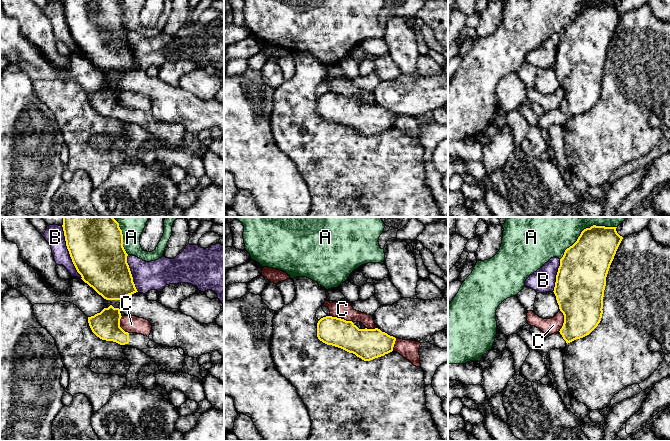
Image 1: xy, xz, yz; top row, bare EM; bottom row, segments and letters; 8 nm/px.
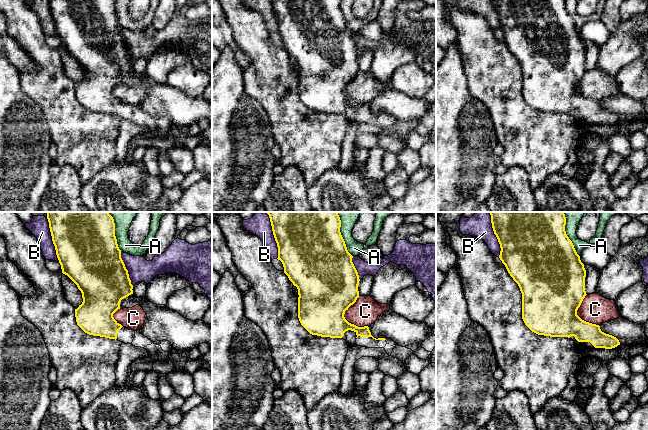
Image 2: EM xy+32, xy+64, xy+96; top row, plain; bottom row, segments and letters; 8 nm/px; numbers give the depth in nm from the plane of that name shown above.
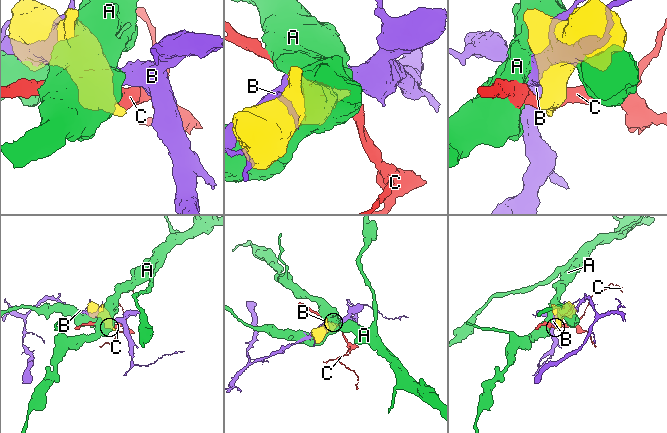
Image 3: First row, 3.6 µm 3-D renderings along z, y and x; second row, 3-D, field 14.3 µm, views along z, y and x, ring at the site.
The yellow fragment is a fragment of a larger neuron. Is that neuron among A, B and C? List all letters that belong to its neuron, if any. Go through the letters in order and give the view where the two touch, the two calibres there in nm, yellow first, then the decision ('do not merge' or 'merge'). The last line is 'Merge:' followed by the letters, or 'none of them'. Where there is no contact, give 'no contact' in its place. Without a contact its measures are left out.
A: contact in yz; calibres 360 and 240 nm; do not merge
B: contact in xy; calibres 420 and 160 nm; do not merge
C: contact in xz; calibres 220 and 140 nm; do not merge
Merge: none of them

